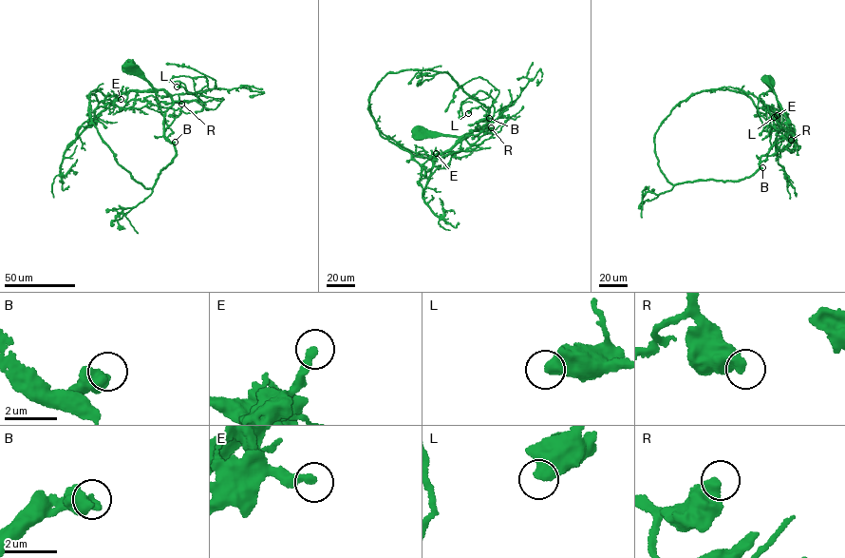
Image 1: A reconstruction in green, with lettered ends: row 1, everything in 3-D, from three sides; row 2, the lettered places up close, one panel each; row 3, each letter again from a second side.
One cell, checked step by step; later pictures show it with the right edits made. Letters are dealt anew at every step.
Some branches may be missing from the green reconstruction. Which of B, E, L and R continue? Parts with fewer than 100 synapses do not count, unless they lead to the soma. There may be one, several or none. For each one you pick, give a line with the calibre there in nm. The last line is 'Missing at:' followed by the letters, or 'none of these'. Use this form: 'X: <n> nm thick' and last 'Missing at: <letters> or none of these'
B: 420 nm thick
Missing at: B

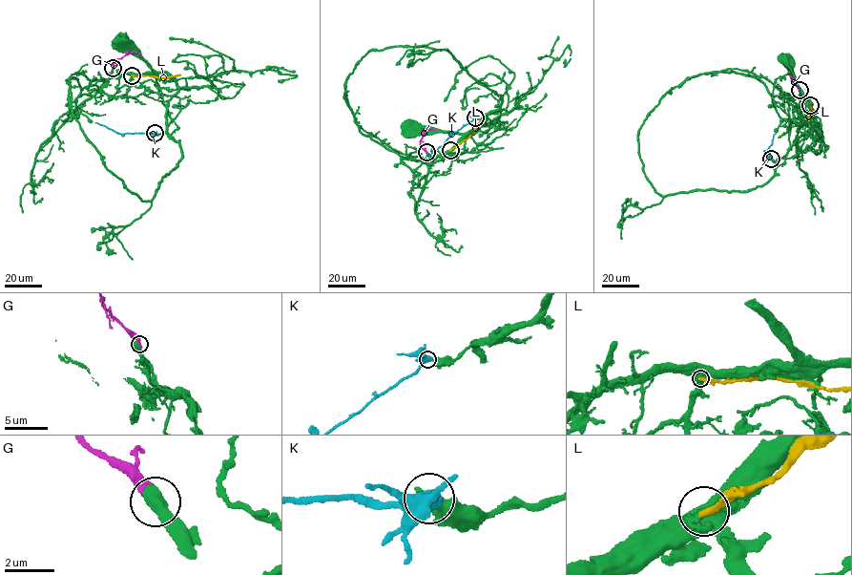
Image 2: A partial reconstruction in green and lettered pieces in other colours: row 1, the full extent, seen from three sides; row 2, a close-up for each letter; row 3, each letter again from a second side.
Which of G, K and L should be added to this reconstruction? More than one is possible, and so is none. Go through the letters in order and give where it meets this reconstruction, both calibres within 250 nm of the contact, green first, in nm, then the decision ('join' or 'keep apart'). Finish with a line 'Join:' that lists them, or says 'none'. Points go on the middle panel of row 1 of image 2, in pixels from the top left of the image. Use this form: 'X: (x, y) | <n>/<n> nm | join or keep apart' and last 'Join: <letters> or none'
G: (426, 152) | 700/360 nm | keep apart
K: (475, 117) | 320/650 nm | keep apart
L: (450, 150) | 360/300 nm | keep apart
Join: none

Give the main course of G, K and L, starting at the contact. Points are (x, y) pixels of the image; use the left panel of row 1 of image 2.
G: (113, 68), (113, 64), (118, 58), (133, 53), (139, 54)
K: (155, 133), (123, 134), (95, 123)
L: (132, 75), (166, 78), (180, 74)

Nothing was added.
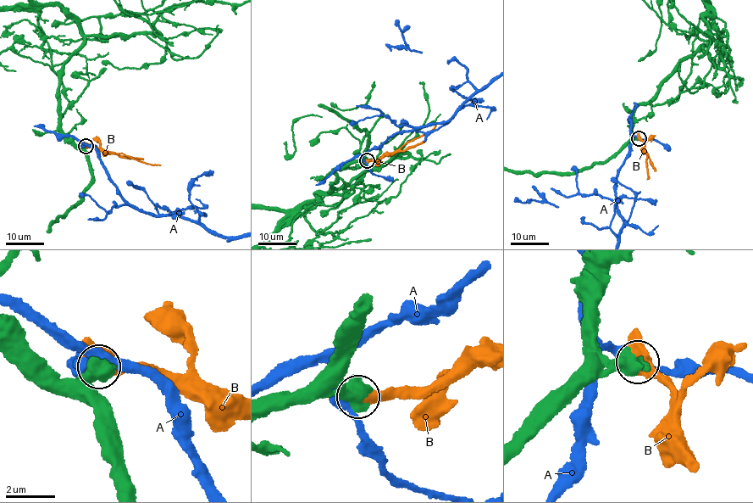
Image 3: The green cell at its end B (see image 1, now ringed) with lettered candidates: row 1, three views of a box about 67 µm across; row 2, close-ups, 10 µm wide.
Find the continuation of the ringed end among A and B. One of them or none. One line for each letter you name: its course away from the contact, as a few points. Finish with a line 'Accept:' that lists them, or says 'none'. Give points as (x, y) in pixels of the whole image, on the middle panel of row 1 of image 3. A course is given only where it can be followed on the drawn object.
B: via (366, 160), (394, 153), (429, 132), (435, 125)
Accept: B

